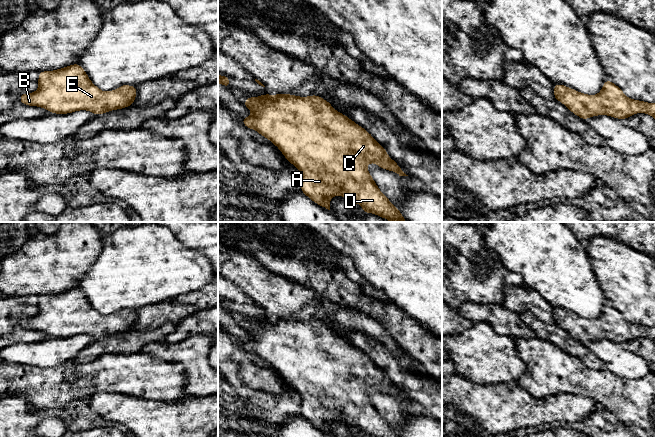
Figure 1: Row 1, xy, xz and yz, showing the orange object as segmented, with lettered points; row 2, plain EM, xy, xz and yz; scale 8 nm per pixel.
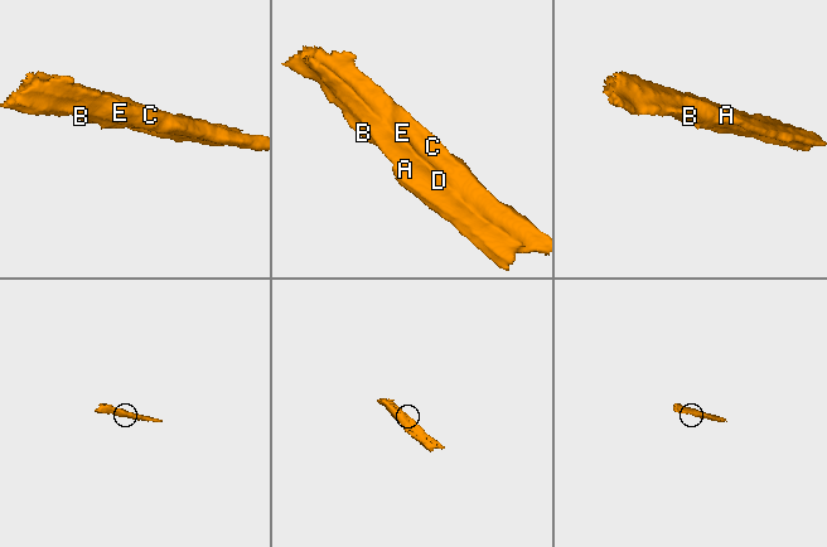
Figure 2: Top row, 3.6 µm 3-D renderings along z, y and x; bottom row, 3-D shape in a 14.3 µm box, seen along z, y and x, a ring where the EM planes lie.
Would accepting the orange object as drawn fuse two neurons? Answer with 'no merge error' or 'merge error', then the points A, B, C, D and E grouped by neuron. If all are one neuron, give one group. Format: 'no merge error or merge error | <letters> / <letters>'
no merge error | A B C D E

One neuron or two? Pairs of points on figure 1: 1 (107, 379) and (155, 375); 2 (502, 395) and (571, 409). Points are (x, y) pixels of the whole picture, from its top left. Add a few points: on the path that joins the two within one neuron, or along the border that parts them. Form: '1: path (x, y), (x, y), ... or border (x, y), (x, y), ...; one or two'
1: path (119, 375), (143, 375); one
2: path (519, 409), (554, 409); one

